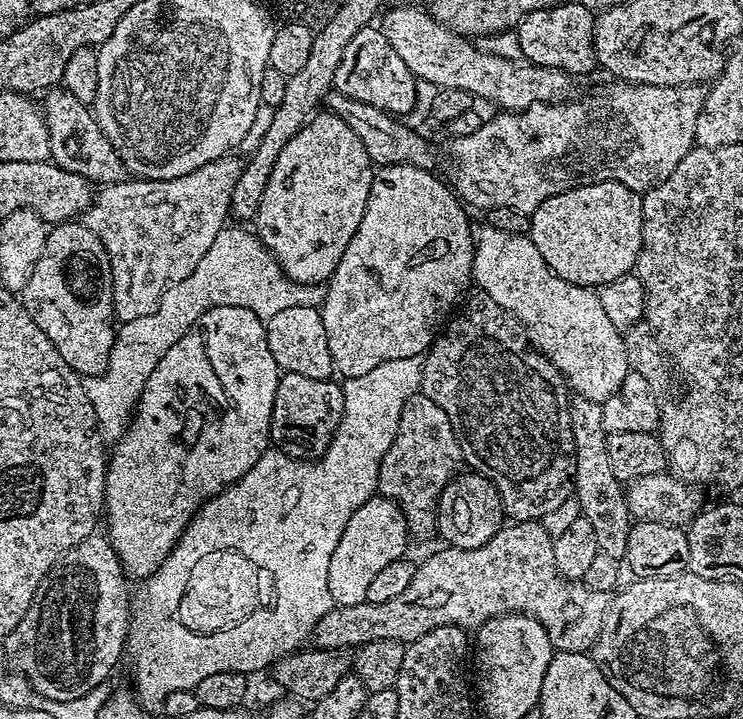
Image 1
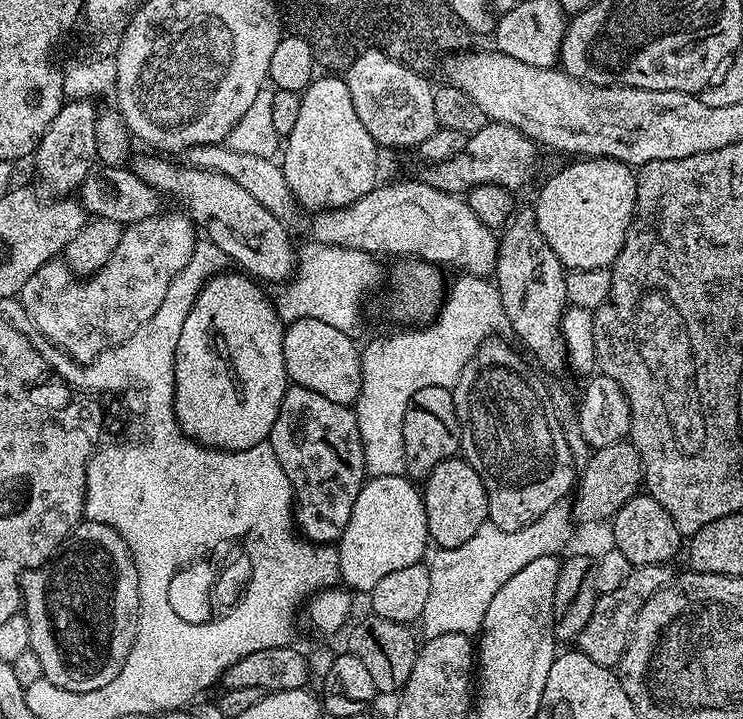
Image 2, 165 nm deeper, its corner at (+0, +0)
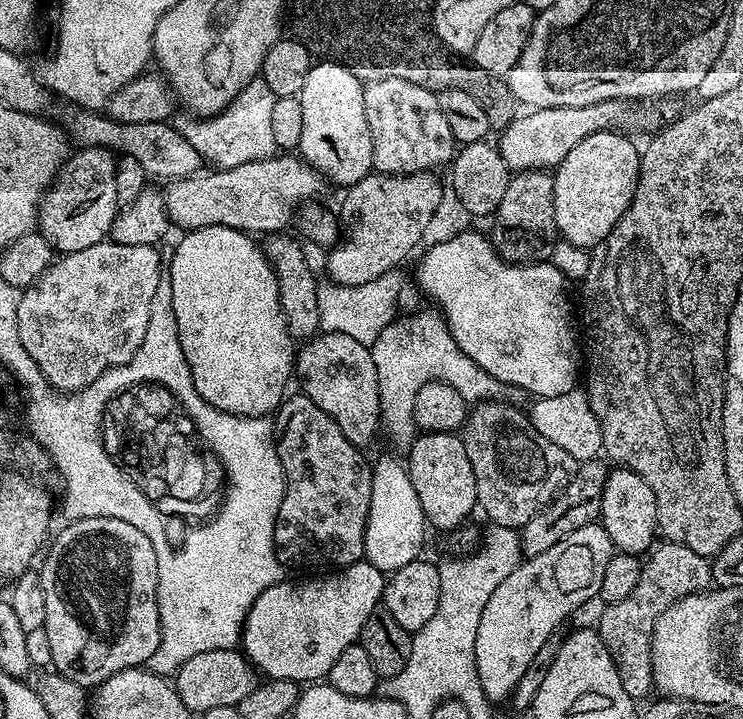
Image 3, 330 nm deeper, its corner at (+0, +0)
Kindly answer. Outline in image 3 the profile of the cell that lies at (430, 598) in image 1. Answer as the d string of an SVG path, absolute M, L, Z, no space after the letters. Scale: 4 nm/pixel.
M660 542L641 563L638 586L634 586L630 598L622 598L622 602L614 602L603 609L605 612L600 616L598 631L602 642L606 642L606 650L610 650L610 658L614 658L622 686L626 686L626 694L630 694L632 700L643 701L643 696L654 692L652 635L658 618L670 610L674 602L686 598L691 592L703 592L712 583L709 557L694 554L694 550L681 544Z

